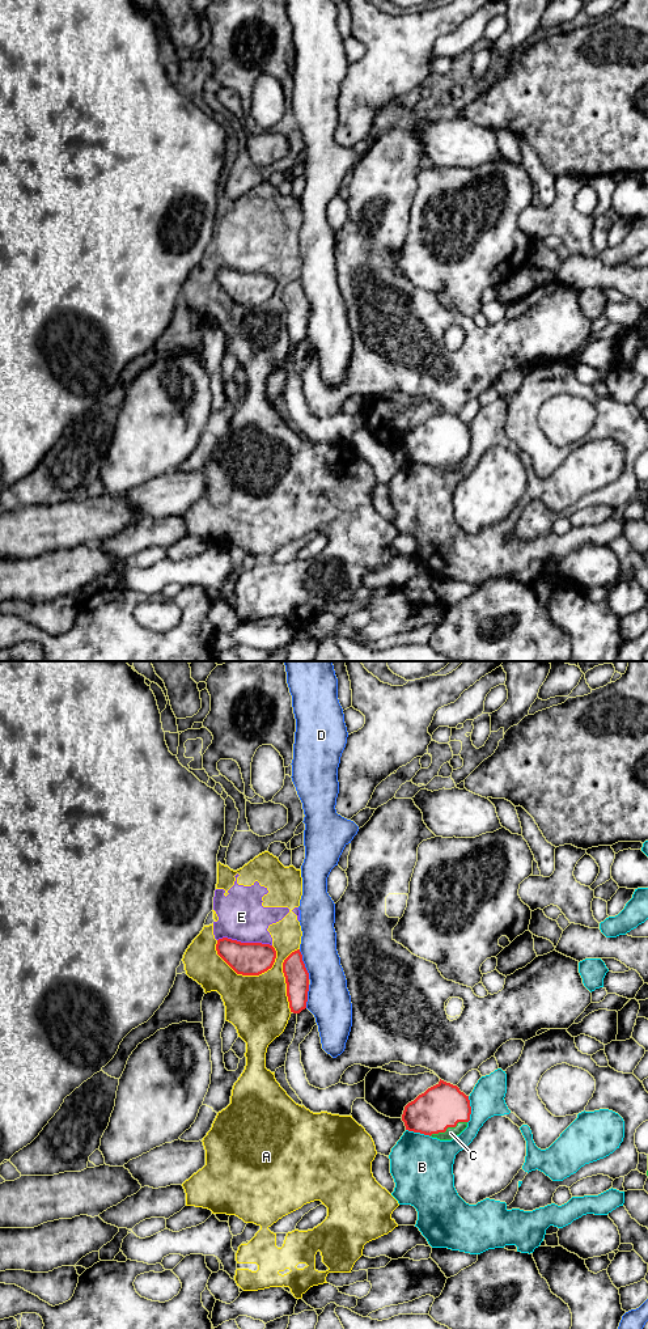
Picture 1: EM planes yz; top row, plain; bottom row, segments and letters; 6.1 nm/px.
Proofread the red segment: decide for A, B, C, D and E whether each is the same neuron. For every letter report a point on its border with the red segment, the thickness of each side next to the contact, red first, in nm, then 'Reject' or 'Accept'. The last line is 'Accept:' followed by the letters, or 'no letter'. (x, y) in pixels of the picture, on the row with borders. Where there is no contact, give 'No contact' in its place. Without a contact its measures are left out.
A: Touches red at yz (242, 974). Thickness 200 nm (red) against 380 nm. Reject
B: Touches red at yz (470, 1109). Thickness 280 nm (red) against 200 nm. Reject
C: Touches red at yz (448, 1126). Thickness 280 nm (red) against 70 nm. Accept
D: Touches red at yz (304, 964). Thickness 140 nm (red) against 260 nm. Reject
E: Touches red at yz (245, 943). Thickness 200 nm (red) against 280 nm. Reject
Accept: C

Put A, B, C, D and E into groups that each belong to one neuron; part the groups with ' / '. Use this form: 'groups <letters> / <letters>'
groups A E / B / C / D

